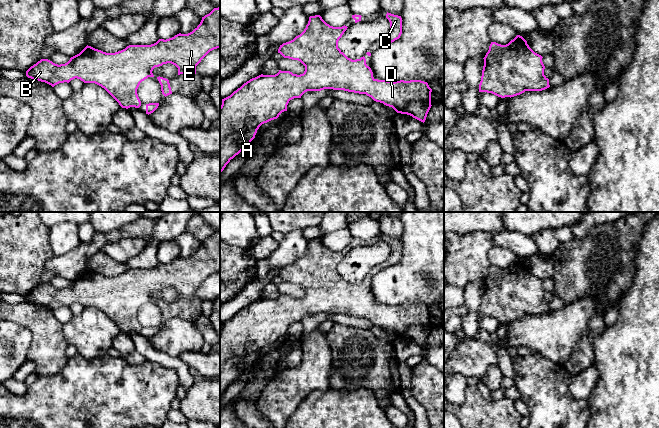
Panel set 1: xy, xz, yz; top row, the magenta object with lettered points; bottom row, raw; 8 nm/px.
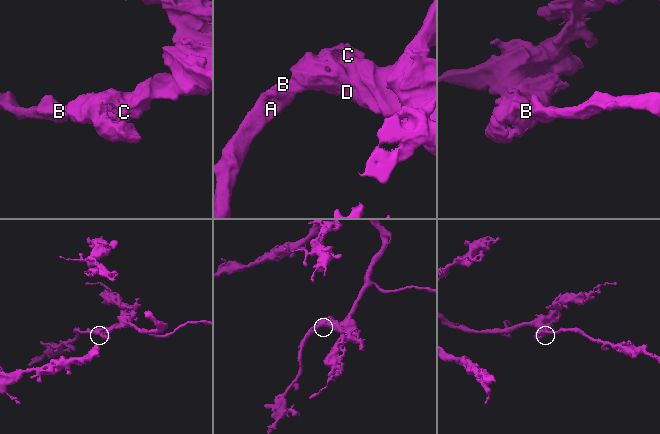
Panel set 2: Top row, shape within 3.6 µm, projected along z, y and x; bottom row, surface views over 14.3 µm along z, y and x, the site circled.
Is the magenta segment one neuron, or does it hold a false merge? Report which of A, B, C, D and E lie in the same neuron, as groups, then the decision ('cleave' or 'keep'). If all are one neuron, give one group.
A B C D E | keep

